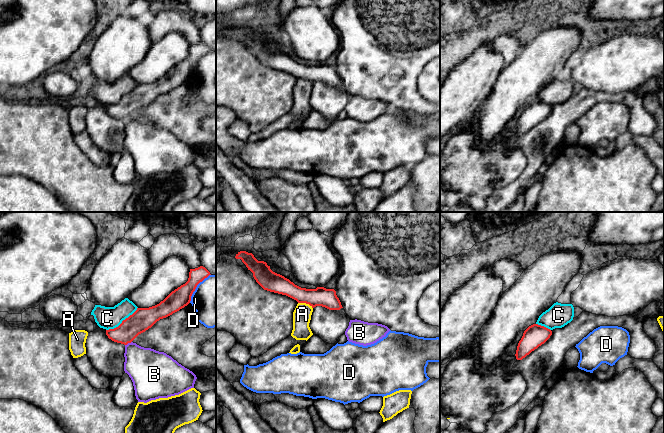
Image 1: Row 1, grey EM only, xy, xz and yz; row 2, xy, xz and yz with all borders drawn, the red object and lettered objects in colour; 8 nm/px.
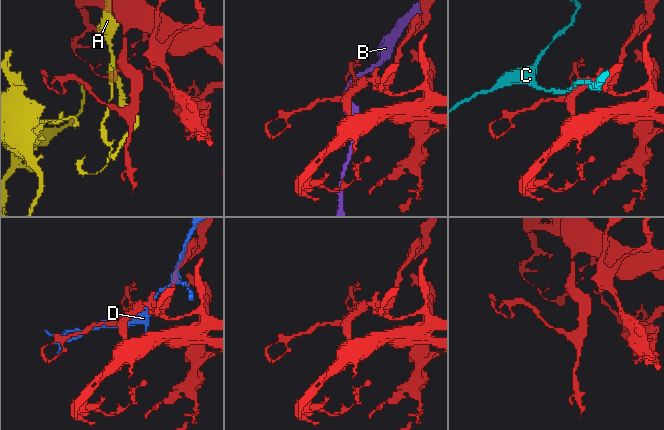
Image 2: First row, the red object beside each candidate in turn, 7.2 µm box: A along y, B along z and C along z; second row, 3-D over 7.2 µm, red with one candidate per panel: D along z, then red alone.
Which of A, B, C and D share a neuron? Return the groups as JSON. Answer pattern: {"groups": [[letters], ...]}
{"groups": [["A"], ["B"], ["C"], ["D"]]}

